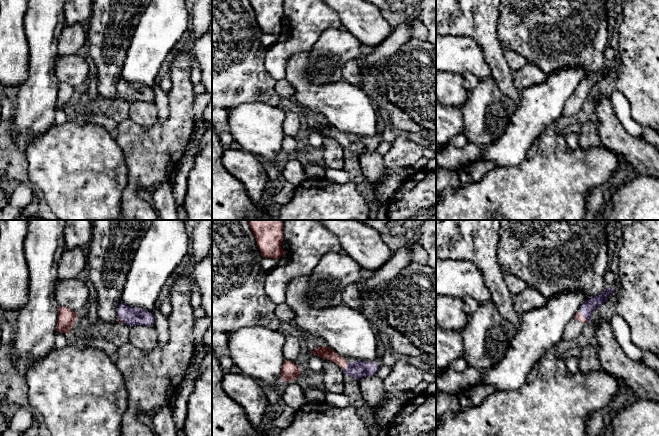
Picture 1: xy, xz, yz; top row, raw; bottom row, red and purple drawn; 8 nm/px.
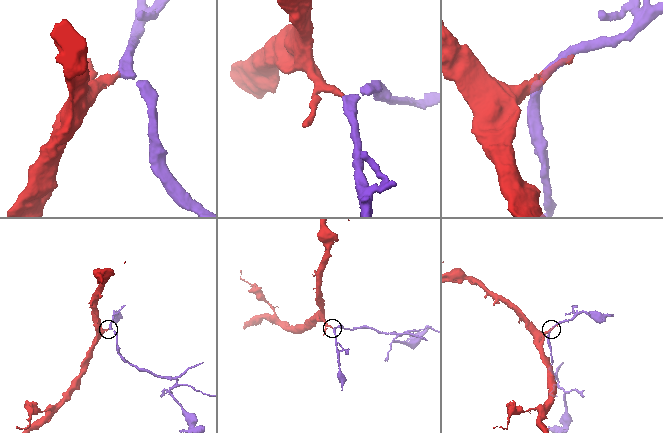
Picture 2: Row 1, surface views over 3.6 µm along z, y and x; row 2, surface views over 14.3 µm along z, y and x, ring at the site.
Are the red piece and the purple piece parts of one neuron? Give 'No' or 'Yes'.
Yes

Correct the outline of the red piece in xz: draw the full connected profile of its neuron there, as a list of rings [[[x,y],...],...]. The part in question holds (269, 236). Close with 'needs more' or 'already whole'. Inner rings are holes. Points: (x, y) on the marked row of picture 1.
[[[248,220],[262,257],[279,260],[286,252],[281,245],[284,240],[283,220]]]; already whole

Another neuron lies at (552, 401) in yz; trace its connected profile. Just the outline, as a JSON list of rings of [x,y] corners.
[[[550,350],[545,352],[536,362],[528,373],[526,380],[519,388],[515,390],[495,391],[489,395],[480,406],[460,409],[458,412],[448,411],[441,420],[436,421],[436,436],[586,436],[585,424],[588,415],[595,411],[602,411],[608,406],[618,392],[618,387],[618,380],[615,376],[605,370],[589,373],[582,373],[579,371],[575,374],[570,373],[559,352],[557,350]]]

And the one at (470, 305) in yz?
[[[471,297],[462,298],[464,302],[464,312],[470,316],[472,312],[474,312],[478,308],[478,303]]]

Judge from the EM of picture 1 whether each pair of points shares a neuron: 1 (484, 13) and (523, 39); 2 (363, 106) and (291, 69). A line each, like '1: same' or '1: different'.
1: different
2: same

